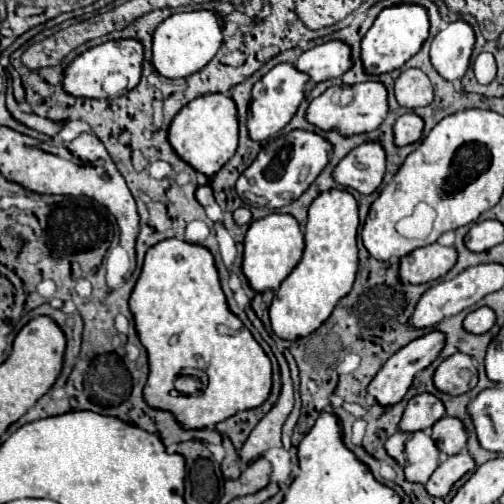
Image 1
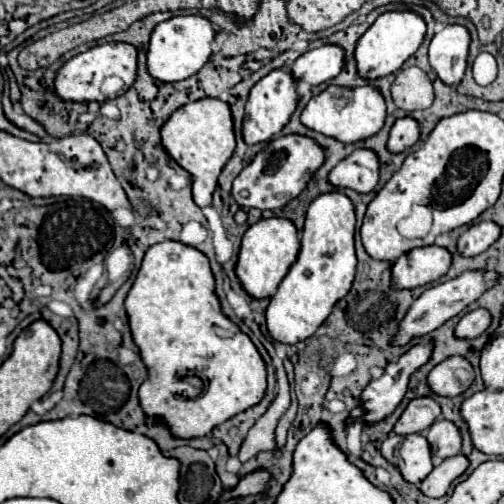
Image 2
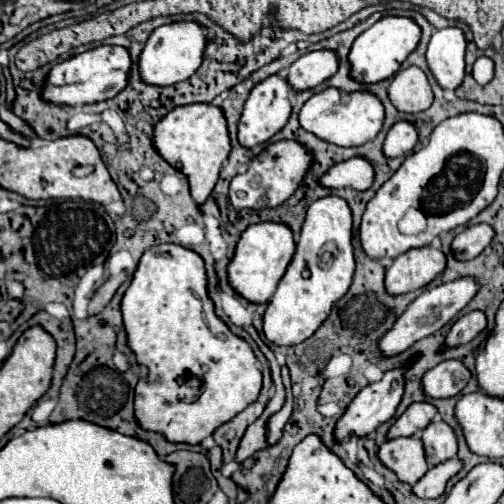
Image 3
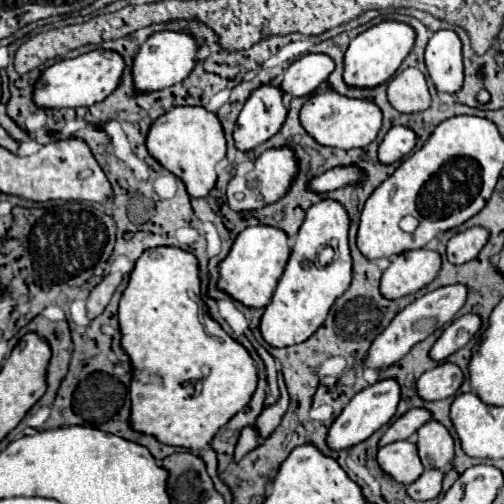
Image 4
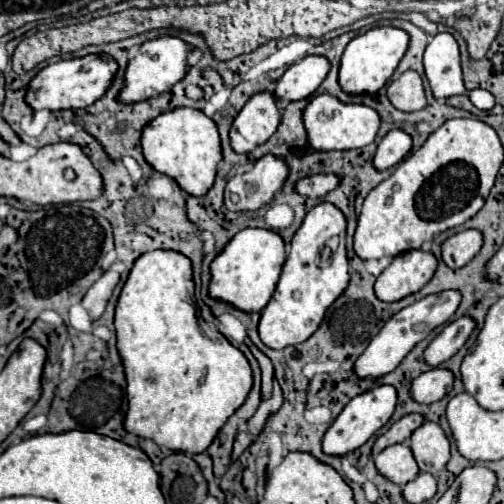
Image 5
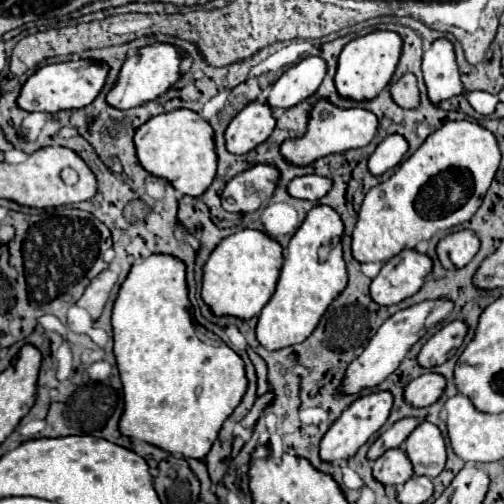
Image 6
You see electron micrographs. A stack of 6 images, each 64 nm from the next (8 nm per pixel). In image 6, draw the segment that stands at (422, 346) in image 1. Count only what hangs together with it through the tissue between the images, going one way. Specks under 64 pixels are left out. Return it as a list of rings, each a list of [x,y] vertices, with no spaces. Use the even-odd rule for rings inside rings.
[[[378,390],[378,392],[366,394],[366,396],[360,396],[358,400],[354,400],[340,414],[340,418],[330,426],[330,430],[324,434],[324,440],[320,442],[320,456],[322,456],[322,460],[336,462],[340,458],[354,456],[356,450],[388,420],[392,402],[394,402],[394,398],[392,398],[392,392],[388,392],[388,390]]]

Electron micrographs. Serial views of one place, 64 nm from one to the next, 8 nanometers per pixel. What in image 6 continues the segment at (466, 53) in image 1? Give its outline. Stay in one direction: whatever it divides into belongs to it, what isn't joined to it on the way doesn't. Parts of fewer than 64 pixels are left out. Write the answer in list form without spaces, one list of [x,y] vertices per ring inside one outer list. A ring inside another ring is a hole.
[[[438,38],[428,46],[422,60],[422,72],[428,96],[434,104],[466,92],[456,64],[454,44],[448,38]]]

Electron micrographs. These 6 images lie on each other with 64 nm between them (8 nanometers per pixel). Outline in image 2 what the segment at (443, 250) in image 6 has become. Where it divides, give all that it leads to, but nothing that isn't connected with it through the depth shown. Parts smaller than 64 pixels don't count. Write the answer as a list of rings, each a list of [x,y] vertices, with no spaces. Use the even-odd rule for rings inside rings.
[[[474,222],[458,240],[458,250],[464,256],[476,256],[488,250],[498,238],[502,230],[496,222]]]

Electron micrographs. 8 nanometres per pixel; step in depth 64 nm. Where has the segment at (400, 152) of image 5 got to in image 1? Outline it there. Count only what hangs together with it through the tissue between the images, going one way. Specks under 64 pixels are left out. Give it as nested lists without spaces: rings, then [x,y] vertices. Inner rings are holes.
[[[406,112],[402,114],[396,124],[394,124],[394,136],[396,136],[396,144],[406,146],[416,142],[422,136],[424,130],[424,120],[416,114],[416,112]]]

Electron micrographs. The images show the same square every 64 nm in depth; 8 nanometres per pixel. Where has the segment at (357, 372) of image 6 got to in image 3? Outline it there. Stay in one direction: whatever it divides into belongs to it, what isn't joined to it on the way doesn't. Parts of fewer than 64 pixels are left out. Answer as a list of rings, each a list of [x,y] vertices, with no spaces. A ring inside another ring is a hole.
[[[464,276],[440,286],[434,286],[426,292],[422,292],[408,308],[406,312],[400,316],[400,320],[396,320],[396,324],[392,326],[390,332],[384,334],[384,340],[380,340],[380,352],[384,352],[384,356],[394,356],[404,352],[406,348],[410,348],[416,340],[422,340],[430,334],[434,334],[436,330],[440,330],[444,324],[448,324],[478,292],[480,284],[476,282],[476,278],[472,276]]]

